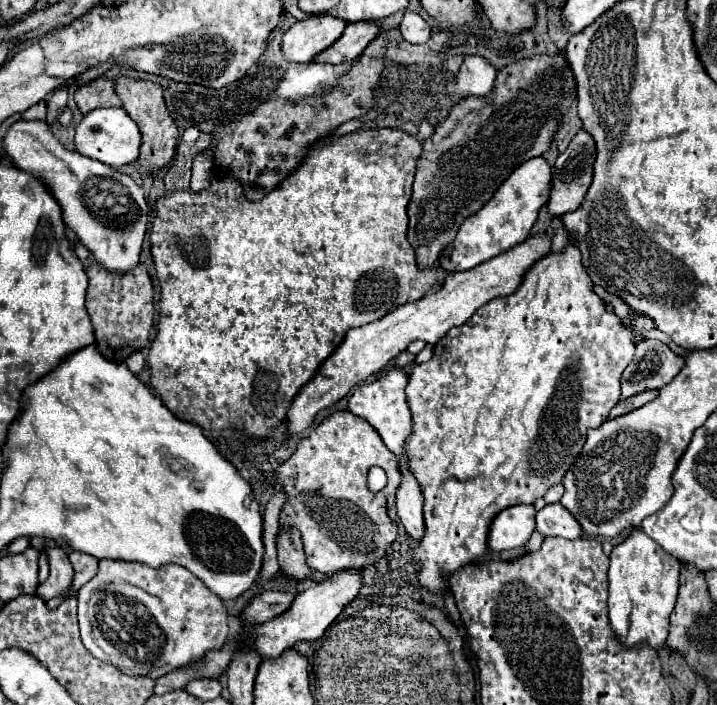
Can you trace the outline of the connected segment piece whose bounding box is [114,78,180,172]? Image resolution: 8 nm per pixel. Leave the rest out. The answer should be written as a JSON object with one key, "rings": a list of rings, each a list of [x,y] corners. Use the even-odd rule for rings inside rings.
{"rings":[[[116,78],[114,82],[116,82],[116,94],[122,100],[122,108],[138,124],[140,134],[142,134],[142,146],[140,146],[138,162],[150,172],[154,172],[156,168],[164,168],[176,154],[180,134],[178,134],[178,128],[172,120],[166,104],[164,104],[162,86],[158,86],[154,82],[132,80],[132,78]]]}

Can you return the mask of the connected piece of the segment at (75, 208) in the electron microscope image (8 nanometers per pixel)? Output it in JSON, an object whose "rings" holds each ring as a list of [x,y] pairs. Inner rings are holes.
{"rings":[[[44,120],[12,124],[4,138],[4,150],[18,168],[40,178],[40,182],[48,186],[48,192],[60,202],[64,224],[76,232],[96,262],[116,272],[128,272],[136,266],[146,234],[148,204],[144,190],[130,176],[98,160],[66,150],[52,136]]]}

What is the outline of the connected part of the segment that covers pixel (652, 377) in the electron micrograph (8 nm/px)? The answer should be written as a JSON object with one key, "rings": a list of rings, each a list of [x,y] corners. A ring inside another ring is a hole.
{"rings":[[[642,340],[636,344],[636,354],[622,374],[622,398],[644,390],[662,388],[684,368],[684,358],[674,354],[660,340]]]}

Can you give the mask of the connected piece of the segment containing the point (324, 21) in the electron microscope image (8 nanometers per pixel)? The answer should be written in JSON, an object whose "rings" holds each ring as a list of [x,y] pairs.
{"rings":[[[318,14],[296,22],[284,32],[282,52],[292,62],[312,62],[342,36],[344,28],[346,22],[332,14]]]}

